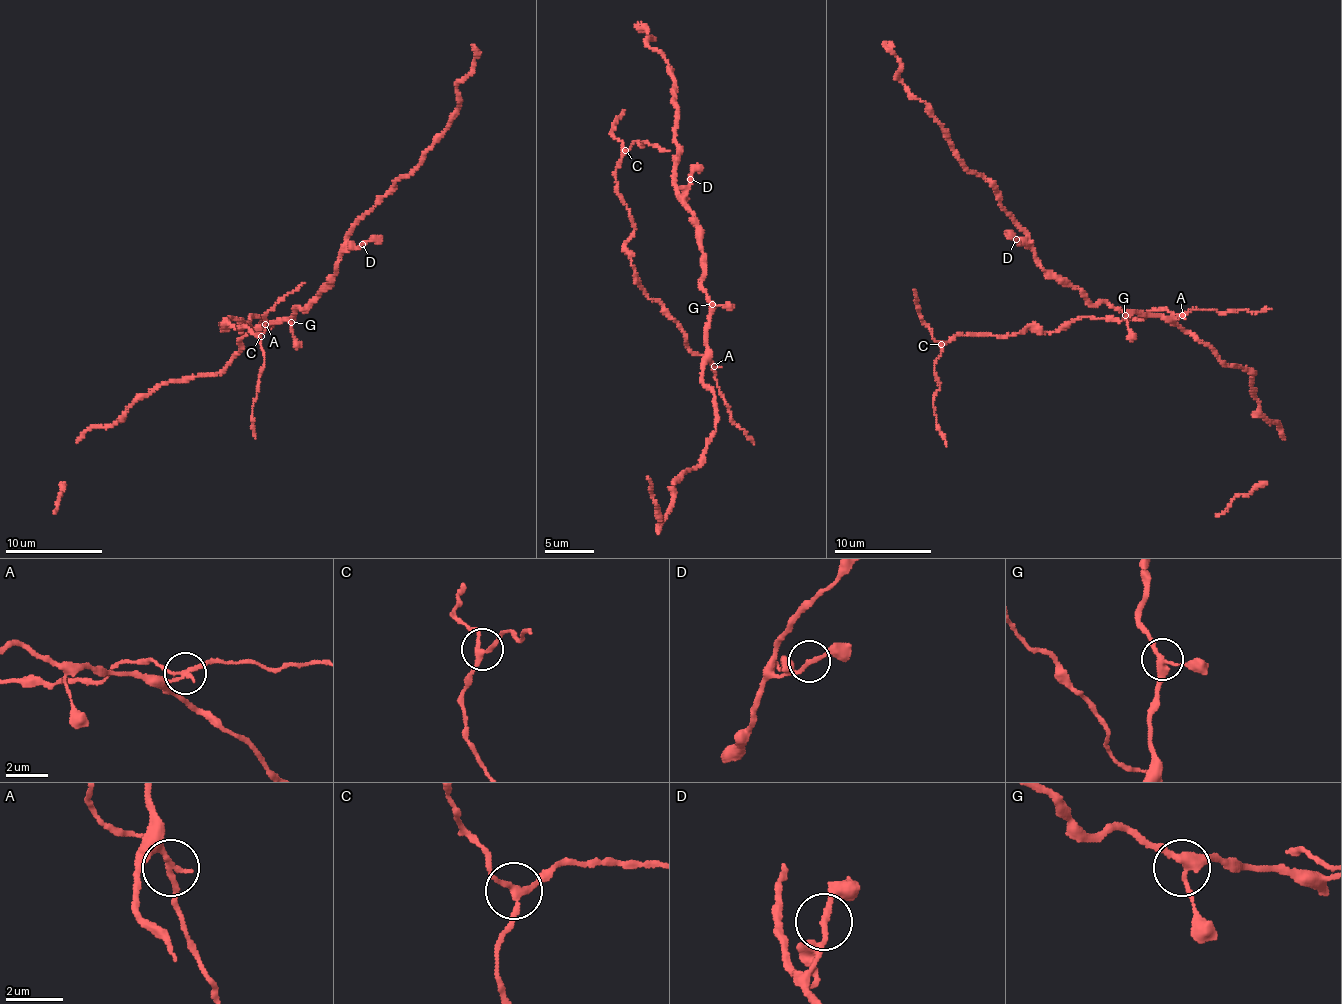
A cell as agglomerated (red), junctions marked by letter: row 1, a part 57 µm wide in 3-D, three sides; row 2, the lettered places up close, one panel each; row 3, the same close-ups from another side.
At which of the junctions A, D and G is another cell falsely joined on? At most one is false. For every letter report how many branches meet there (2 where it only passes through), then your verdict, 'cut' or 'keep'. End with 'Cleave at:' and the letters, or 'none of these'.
A: 3 branches meet; cut
D: 2 branches meet; keep
G: 3 branches meet; keep
Cleave at: A

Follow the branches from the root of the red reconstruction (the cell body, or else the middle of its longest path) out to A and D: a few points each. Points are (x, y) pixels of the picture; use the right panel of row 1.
A: (1127, 310), (1138, 310), (1146, 316), (1182, 314)
D: (1127, 310), (1105, 302), (1088, 304), (1078, 289), (1052, 278), (1031, 248), (1016, 239)

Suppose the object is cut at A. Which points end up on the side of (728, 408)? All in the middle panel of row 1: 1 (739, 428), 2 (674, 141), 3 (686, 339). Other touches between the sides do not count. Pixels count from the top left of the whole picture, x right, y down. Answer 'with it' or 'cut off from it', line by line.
1: with it
2: cut off from it
3: with it

